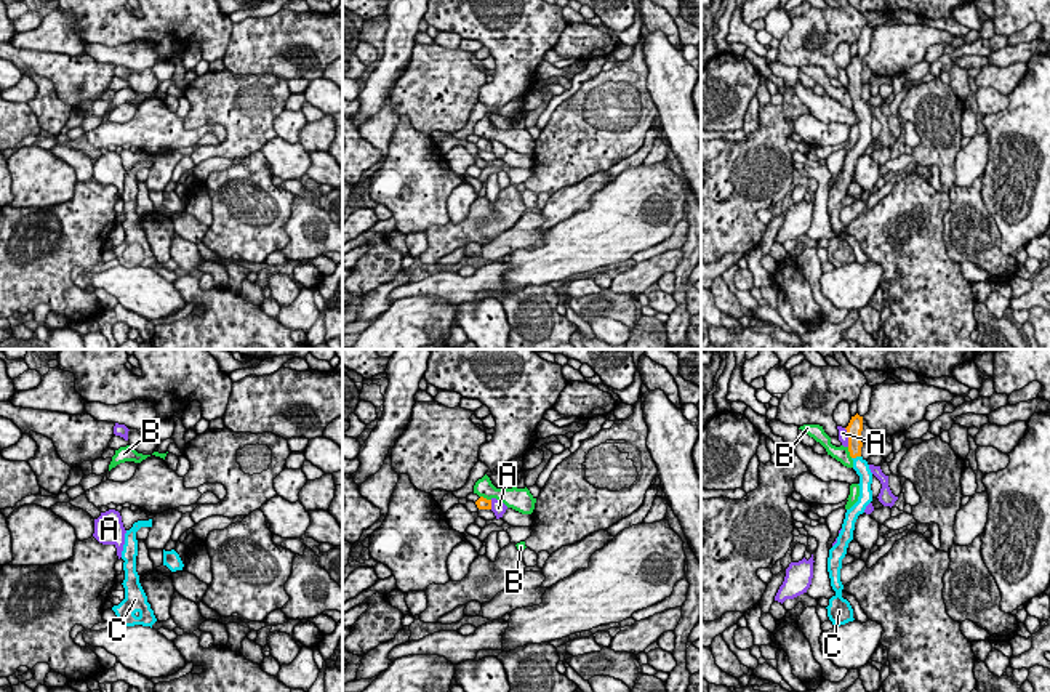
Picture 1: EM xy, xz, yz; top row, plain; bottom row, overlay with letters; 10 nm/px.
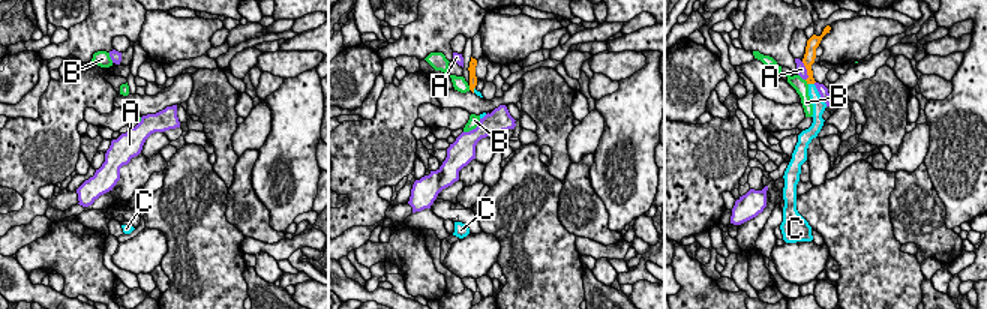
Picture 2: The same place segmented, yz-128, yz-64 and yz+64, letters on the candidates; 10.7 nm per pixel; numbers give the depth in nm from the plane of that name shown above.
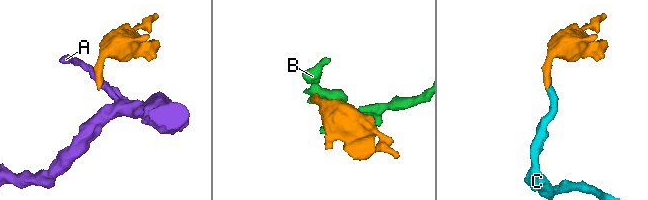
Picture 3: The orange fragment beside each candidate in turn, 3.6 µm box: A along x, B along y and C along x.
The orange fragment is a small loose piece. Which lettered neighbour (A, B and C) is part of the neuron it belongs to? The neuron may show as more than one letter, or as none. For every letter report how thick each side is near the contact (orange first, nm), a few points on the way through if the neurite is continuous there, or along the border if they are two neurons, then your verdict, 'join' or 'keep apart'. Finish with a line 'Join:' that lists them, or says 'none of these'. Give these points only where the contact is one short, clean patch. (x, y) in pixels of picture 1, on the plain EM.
A: 160 nm thick on the orange side, 100 nm on the other; border along yz (844, 69), (849, 87); keep apart
B: 130 nm thick on the orange side, 190 nm on the other; keep apart
C: 140 nm thick on the orange side, 140 nm on the other; runs through yz (855, 85), (855, 98), (860, 106); join
Join: C

